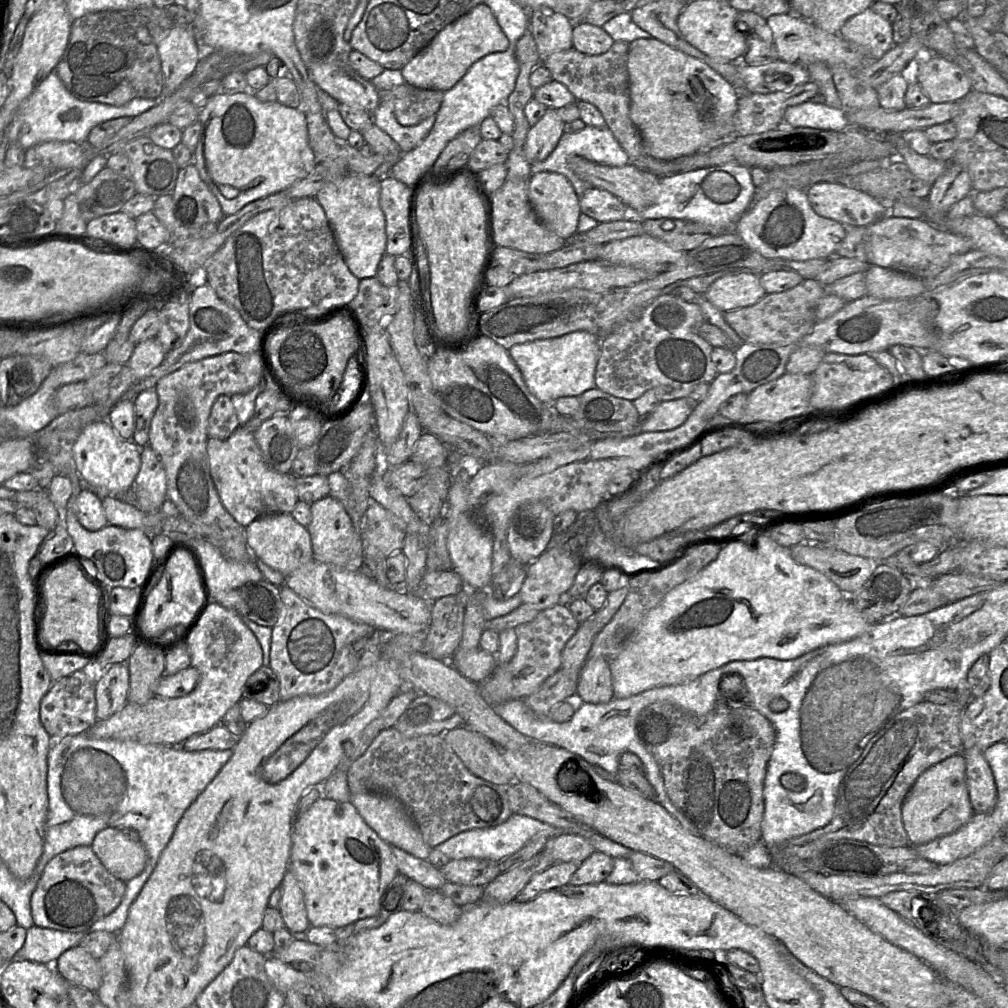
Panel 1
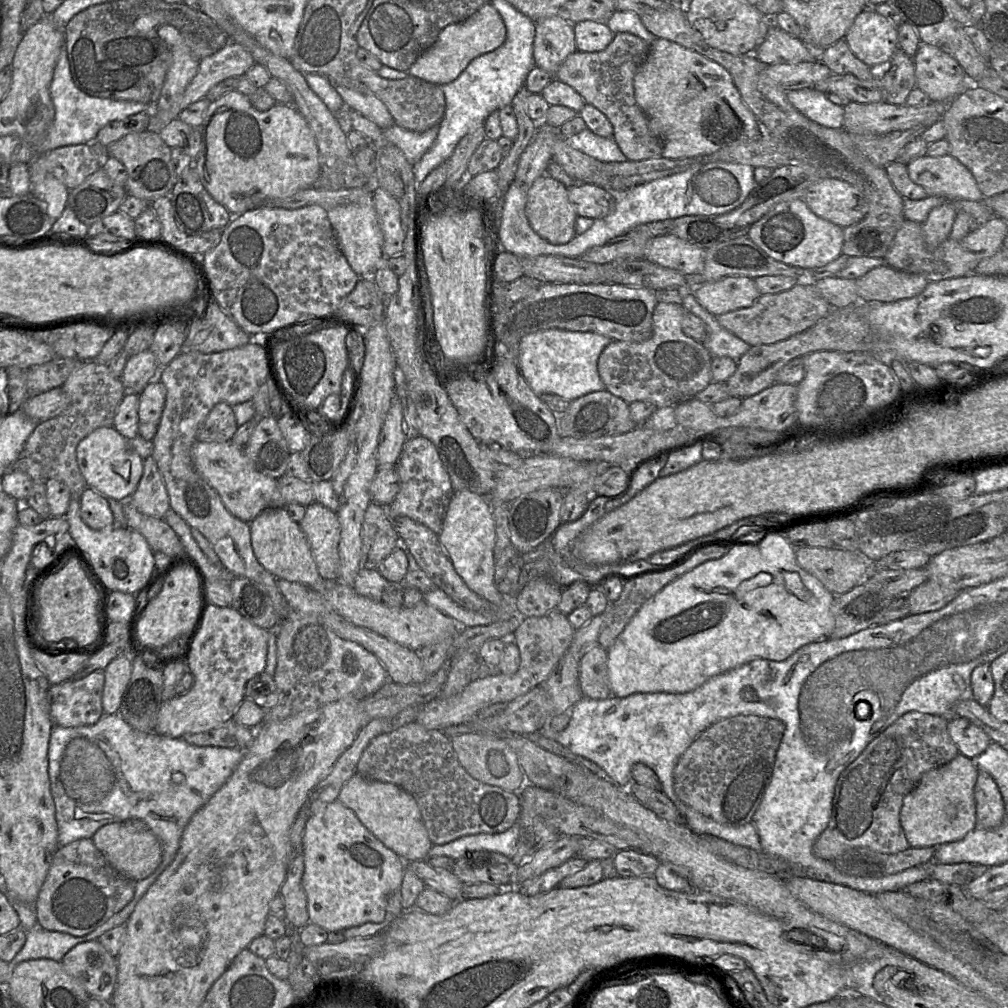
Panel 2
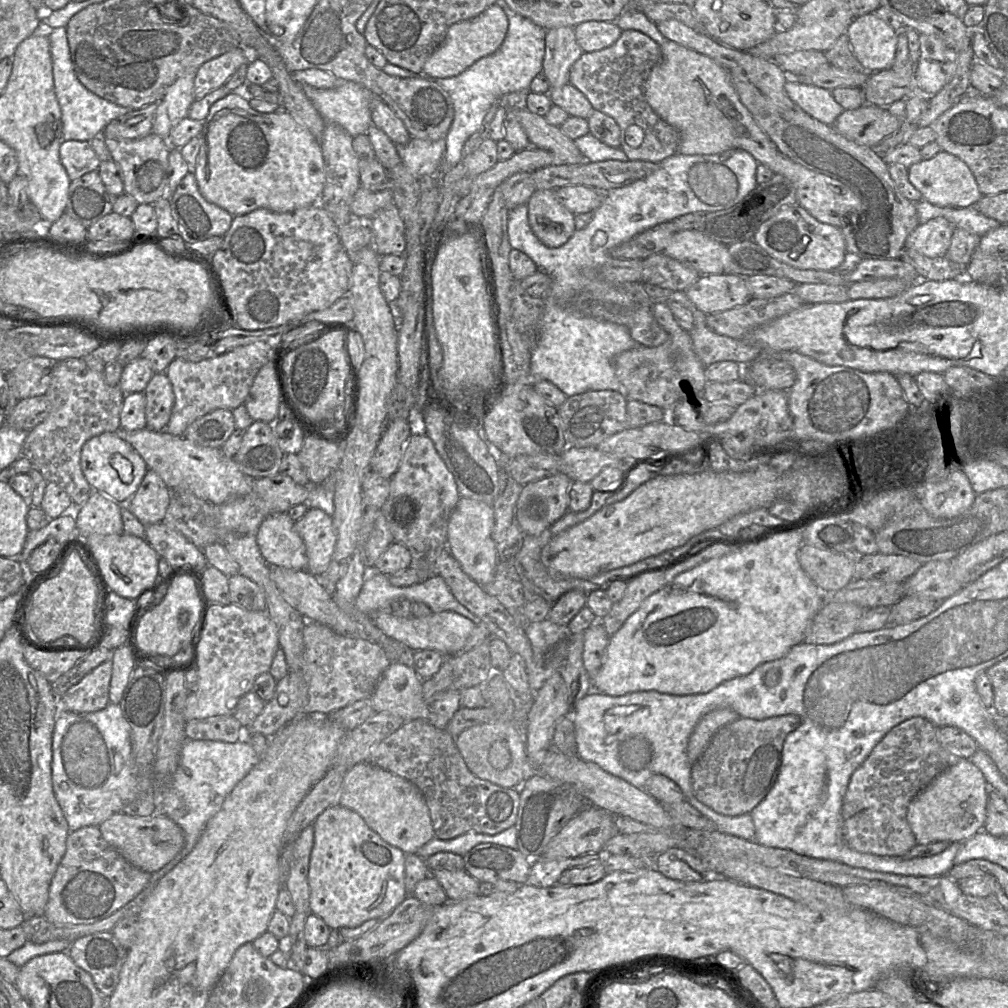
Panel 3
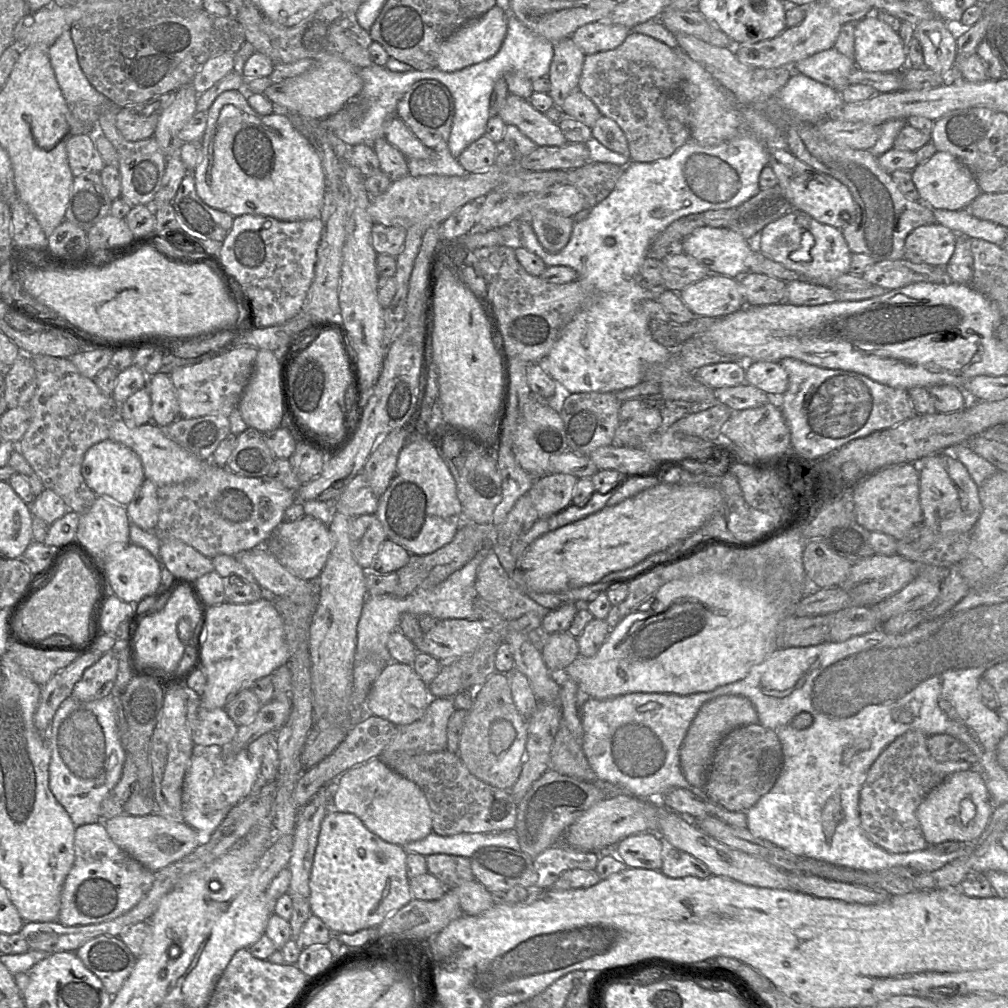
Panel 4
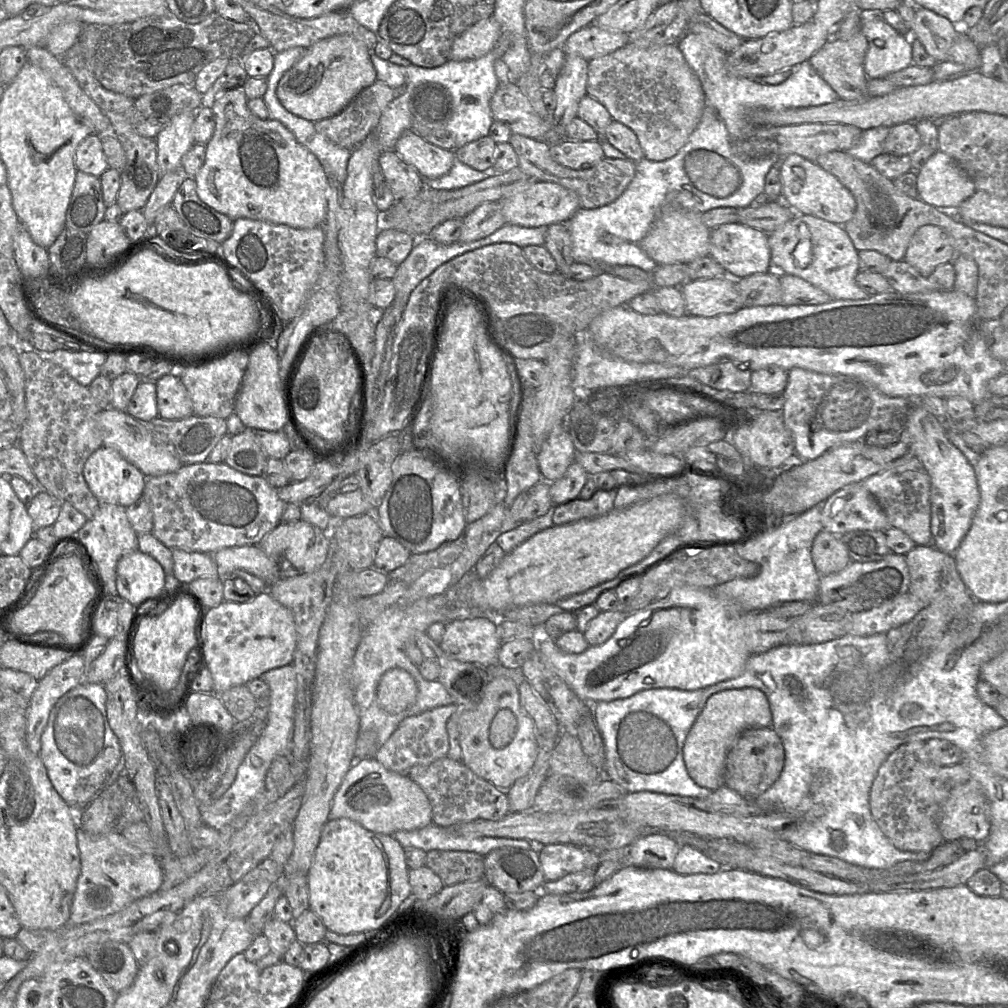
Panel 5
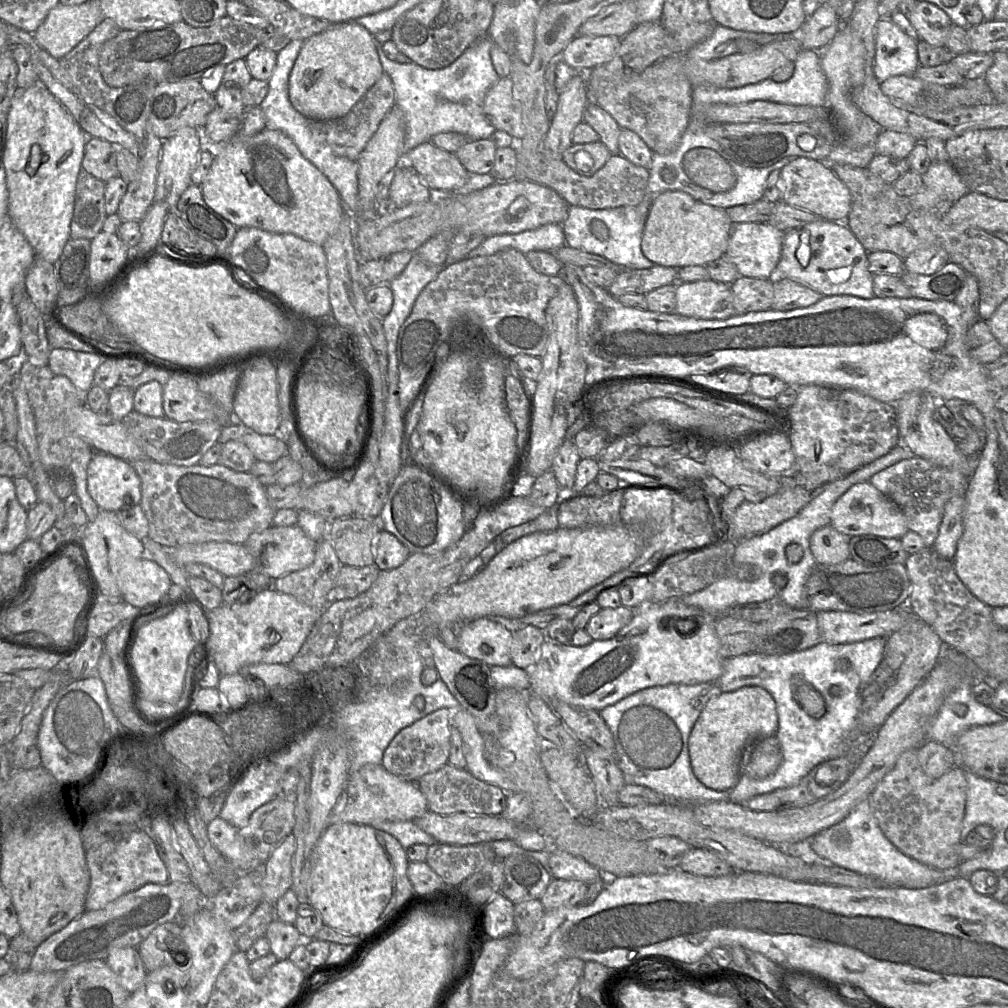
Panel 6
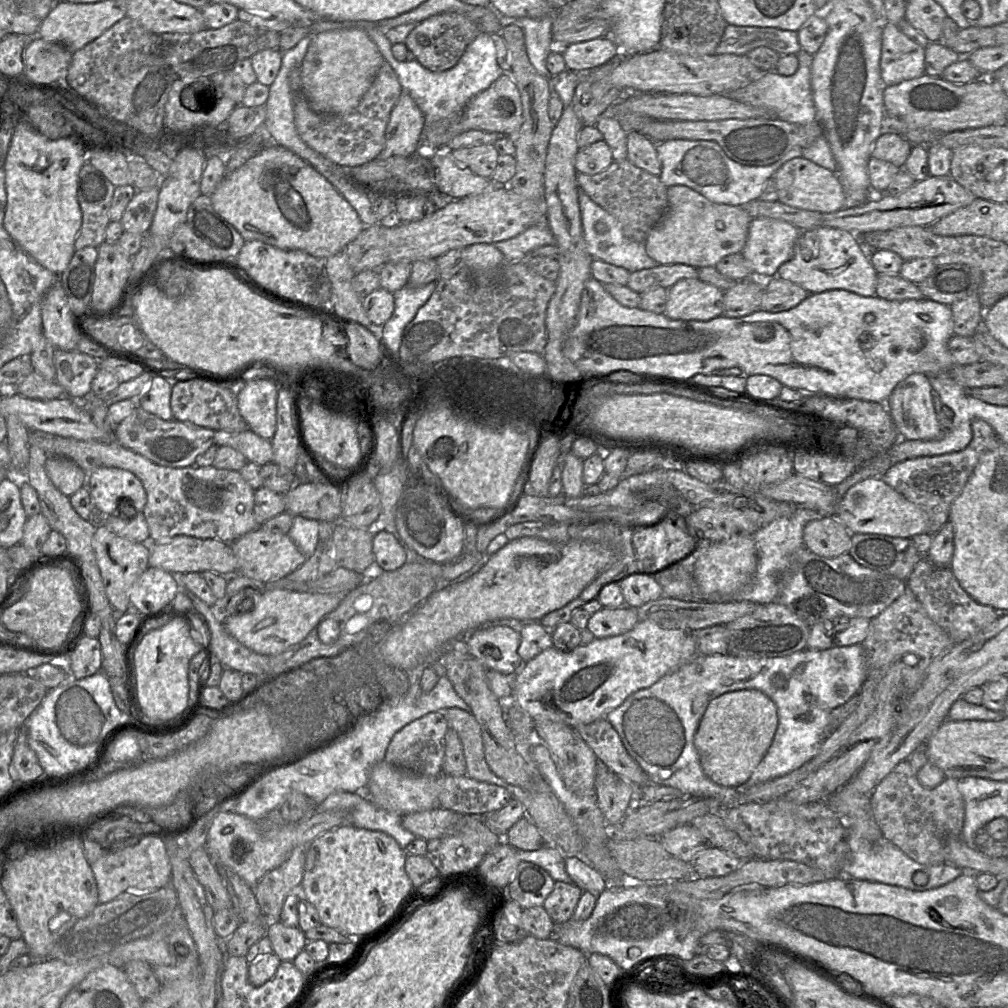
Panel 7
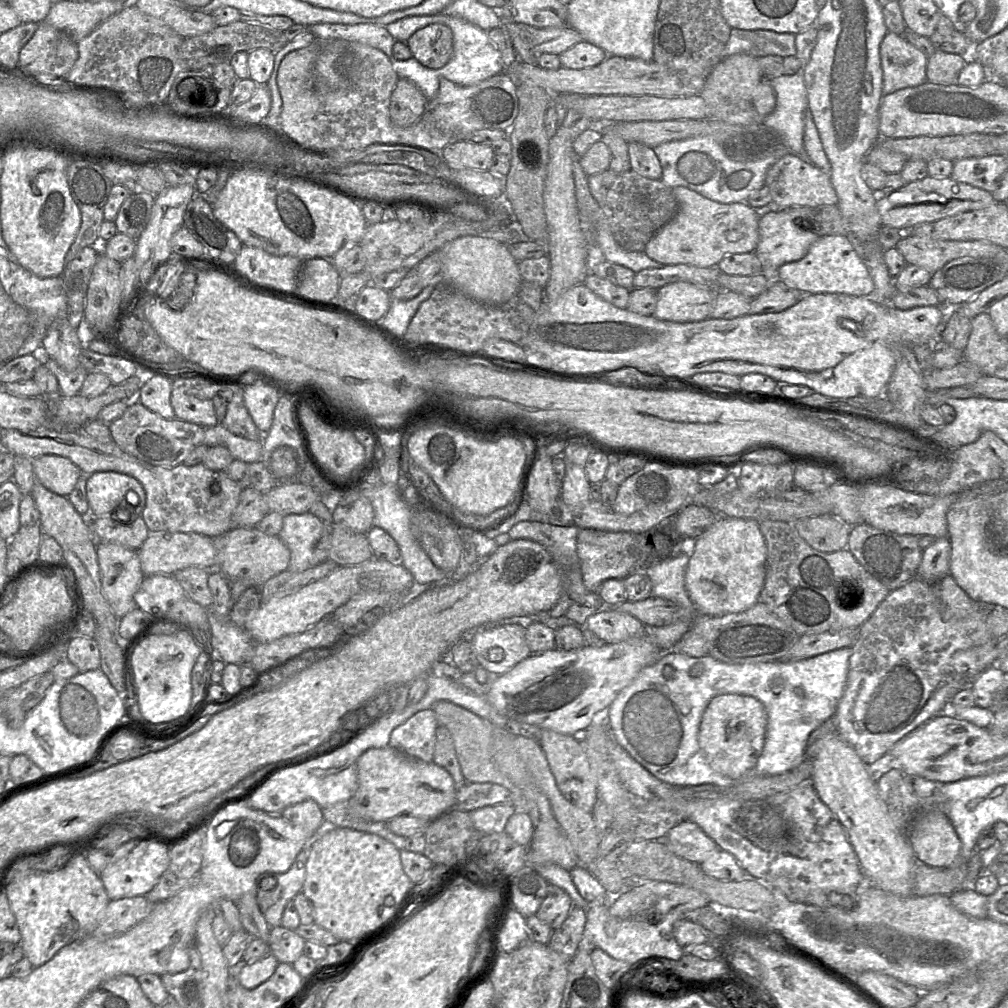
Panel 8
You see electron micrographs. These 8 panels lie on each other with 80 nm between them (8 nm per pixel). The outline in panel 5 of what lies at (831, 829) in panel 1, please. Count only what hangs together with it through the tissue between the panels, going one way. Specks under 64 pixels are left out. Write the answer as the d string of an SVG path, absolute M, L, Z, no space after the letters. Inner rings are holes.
M925 742L902 744L881 765L870 790L870 810L882 833L899 850L932 851L945 841L938 827L941 807L951 791L970 779L964 762L936 766L928 758Z

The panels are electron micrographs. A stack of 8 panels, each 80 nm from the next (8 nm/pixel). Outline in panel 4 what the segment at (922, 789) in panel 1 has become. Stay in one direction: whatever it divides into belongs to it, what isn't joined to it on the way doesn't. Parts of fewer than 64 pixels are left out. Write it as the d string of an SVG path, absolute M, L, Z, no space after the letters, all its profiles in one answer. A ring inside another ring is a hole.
M970 768L951 774L931 790L916 810L924 838L930 845L945 841L973 844L987 830L993 814L987 786L979 772Z

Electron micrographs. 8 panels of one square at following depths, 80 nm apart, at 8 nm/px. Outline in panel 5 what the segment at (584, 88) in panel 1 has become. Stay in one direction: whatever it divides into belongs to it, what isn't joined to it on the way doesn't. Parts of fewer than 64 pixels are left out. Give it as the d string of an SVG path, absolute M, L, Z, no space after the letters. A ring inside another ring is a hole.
M627 43L610 54L590 60L587 94L598 100L614 120L625 124L636 134L644 157L652 161L669 159L684 146L698 125L705 107L701 84L677 45L639 48Z

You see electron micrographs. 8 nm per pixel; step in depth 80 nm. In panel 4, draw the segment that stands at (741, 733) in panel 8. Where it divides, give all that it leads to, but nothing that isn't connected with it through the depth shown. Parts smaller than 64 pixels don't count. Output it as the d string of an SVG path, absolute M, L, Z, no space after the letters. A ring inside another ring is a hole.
M725 695L706 703L693 720L680 749L681 769L687 781L693 786L704 788L719 742L737 727L760 724L758 720L755 707L743 696Z

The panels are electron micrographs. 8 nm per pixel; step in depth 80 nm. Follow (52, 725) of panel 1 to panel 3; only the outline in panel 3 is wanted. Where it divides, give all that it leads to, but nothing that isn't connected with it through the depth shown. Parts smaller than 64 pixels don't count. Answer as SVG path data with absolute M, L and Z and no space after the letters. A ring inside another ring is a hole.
M107 660L73 685L58 701L58 714L65 710L89 713L104 709L109 703L112 662Z

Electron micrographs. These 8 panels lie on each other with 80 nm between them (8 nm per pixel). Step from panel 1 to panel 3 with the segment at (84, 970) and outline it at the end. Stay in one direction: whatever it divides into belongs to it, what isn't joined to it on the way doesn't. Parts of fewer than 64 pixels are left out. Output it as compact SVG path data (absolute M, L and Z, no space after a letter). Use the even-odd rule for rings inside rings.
M106 931L75 939L68 954L78 967L91 975L95 986L107 1000L118 984L127 949L111 931Z

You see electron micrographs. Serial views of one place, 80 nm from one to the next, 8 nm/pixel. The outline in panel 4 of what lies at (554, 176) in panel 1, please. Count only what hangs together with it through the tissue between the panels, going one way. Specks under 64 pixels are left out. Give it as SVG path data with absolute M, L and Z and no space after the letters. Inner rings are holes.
M542 208L532 211L530 224L543 248L552 253L567 246L574 228L573 218Z

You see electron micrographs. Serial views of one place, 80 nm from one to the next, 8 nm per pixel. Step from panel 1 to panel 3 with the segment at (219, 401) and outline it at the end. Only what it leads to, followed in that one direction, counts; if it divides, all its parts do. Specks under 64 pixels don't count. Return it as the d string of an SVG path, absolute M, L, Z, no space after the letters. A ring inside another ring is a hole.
M216 409L196 419L182 436L199 446L221 448L235 430L232 411Z

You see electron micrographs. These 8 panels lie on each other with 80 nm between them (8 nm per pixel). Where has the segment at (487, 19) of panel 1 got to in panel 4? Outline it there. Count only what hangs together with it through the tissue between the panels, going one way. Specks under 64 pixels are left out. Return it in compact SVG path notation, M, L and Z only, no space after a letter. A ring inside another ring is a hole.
M494 6L483 16L463 25L442 44L436 68L444 72L454 72L490 59L498 53L505 39L509 15Z

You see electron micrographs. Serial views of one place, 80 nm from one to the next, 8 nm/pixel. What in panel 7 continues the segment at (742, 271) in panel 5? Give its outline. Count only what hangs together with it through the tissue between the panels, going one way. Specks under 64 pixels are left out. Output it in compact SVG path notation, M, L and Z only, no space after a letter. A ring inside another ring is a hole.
M754 218L750 222L745 246L741 251L752 268L752 278L767 280L794 254L802 230L777 219Z

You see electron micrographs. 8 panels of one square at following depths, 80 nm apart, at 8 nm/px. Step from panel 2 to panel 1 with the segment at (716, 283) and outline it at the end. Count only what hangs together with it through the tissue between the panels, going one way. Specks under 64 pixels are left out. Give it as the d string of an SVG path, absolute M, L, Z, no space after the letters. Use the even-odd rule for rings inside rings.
M738 273L714 281L700 296L725 313L752 306L764 295L759 275Z

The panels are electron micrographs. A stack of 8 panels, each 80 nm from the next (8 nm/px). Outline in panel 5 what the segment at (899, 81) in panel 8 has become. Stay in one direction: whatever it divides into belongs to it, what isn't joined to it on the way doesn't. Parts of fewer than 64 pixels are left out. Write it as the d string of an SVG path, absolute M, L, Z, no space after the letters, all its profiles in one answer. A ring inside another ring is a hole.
M876 14L863 18L860 31L868 41L864 71L868 79L881 79L913 64L909 36L898 33Z

